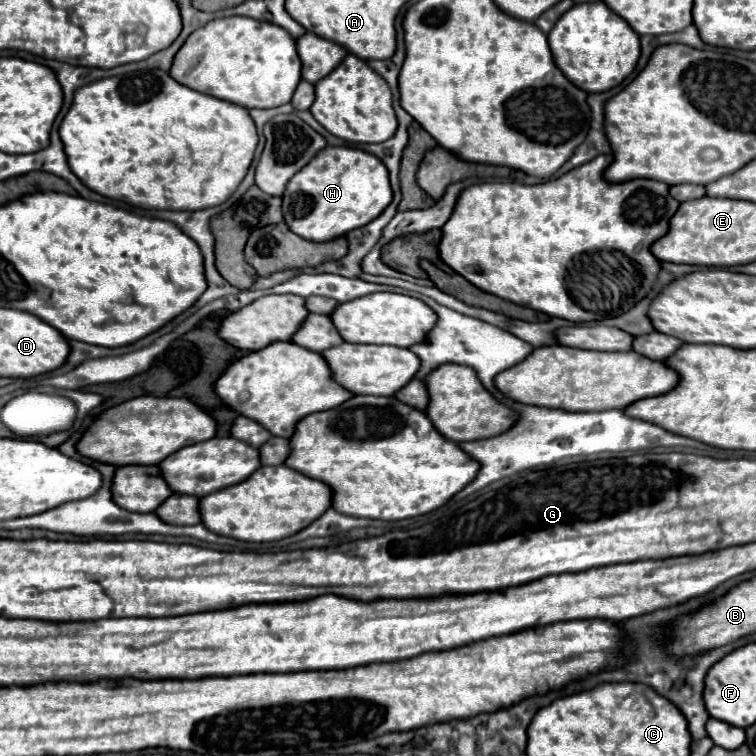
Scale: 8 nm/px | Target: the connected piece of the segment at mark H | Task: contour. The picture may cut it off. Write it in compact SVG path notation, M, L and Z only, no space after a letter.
M327 146L303 172L297 172L283 194L283 216L287 226L311 242L327 242L375 220L391 202L389 172L369 152L349 146Z

